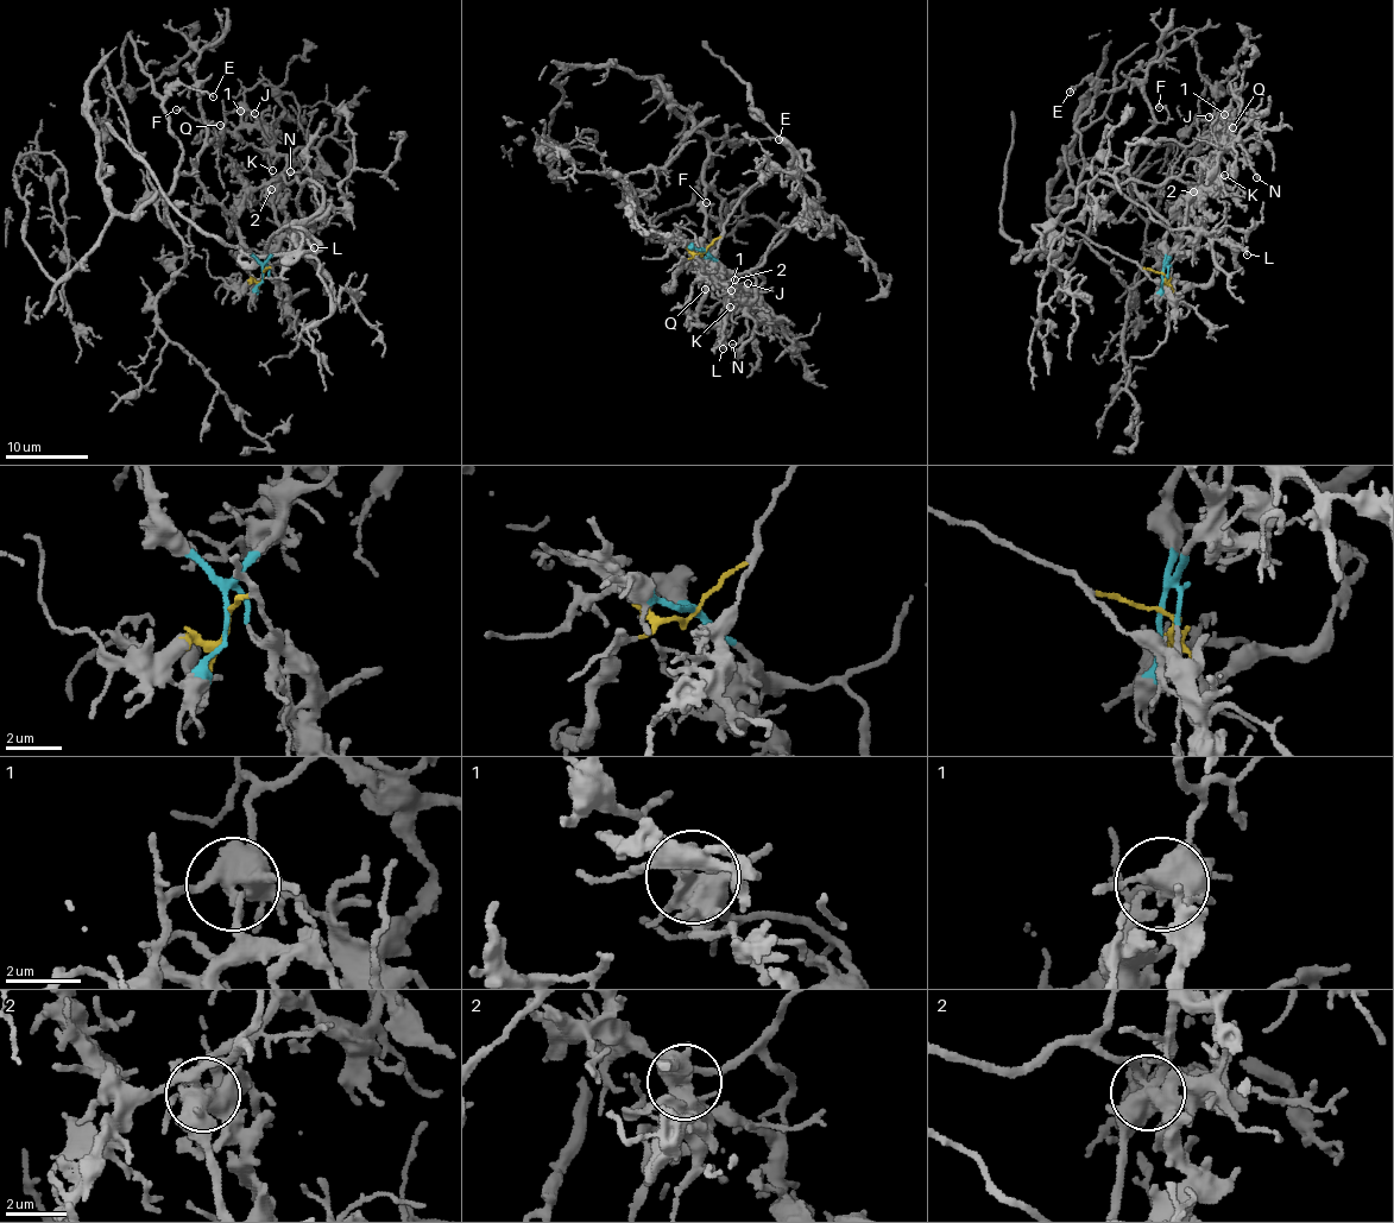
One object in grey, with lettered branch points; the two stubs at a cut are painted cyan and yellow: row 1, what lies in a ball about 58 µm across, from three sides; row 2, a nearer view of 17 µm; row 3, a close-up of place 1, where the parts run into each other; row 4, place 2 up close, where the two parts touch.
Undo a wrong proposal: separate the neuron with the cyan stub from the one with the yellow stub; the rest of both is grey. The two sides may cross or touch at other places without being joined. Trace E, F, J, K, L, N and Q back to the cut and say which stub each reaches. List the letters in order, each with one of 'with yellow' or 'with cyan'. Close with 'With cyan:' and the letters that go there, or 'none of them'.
E: with cyan
F: with cyan
J: with cyan
K: with yellow
L: with yellow
N: with yellow
Q: with yellow
With cyan: E, F, J

